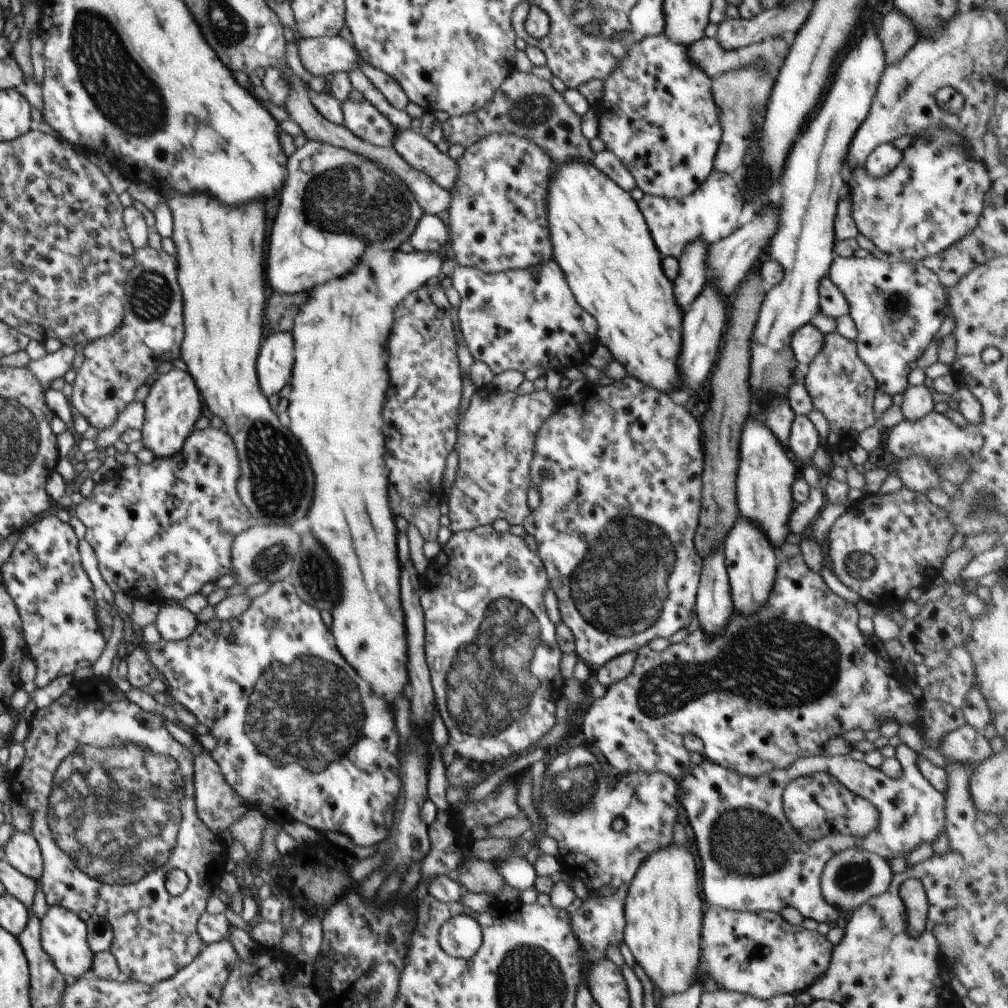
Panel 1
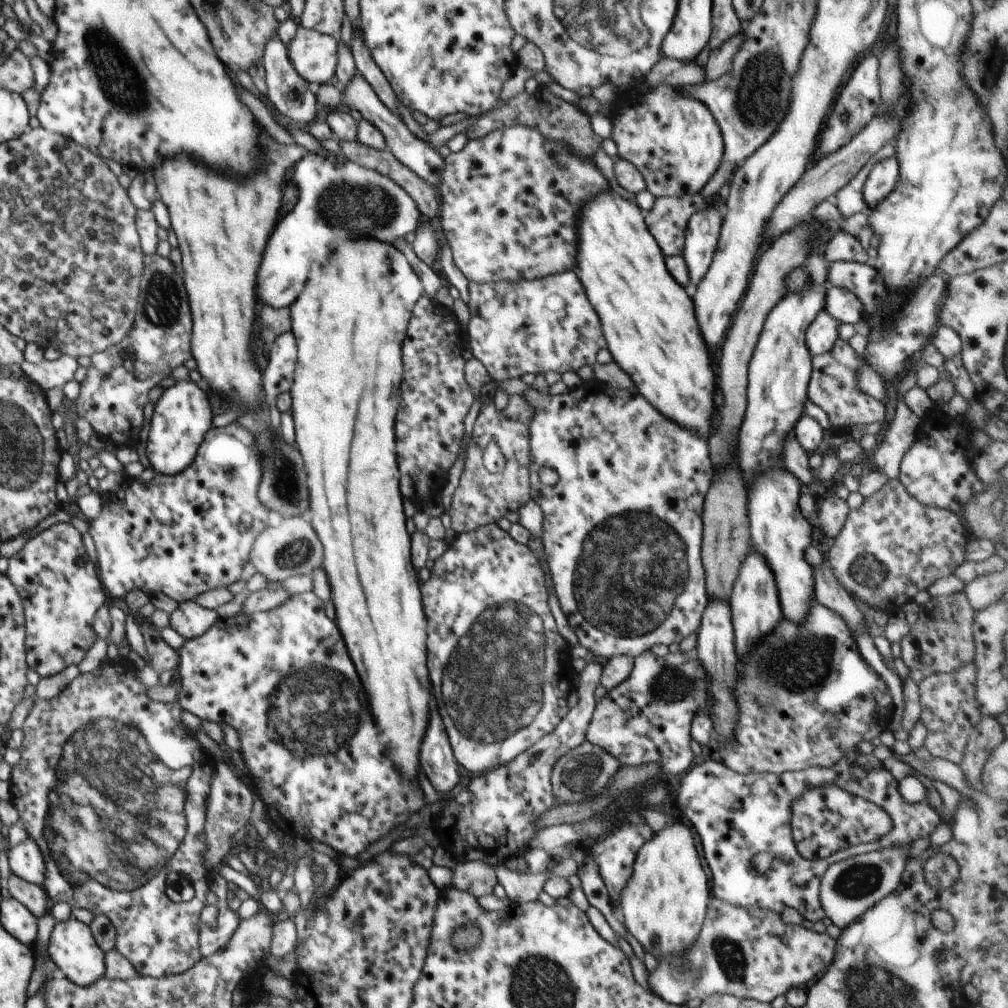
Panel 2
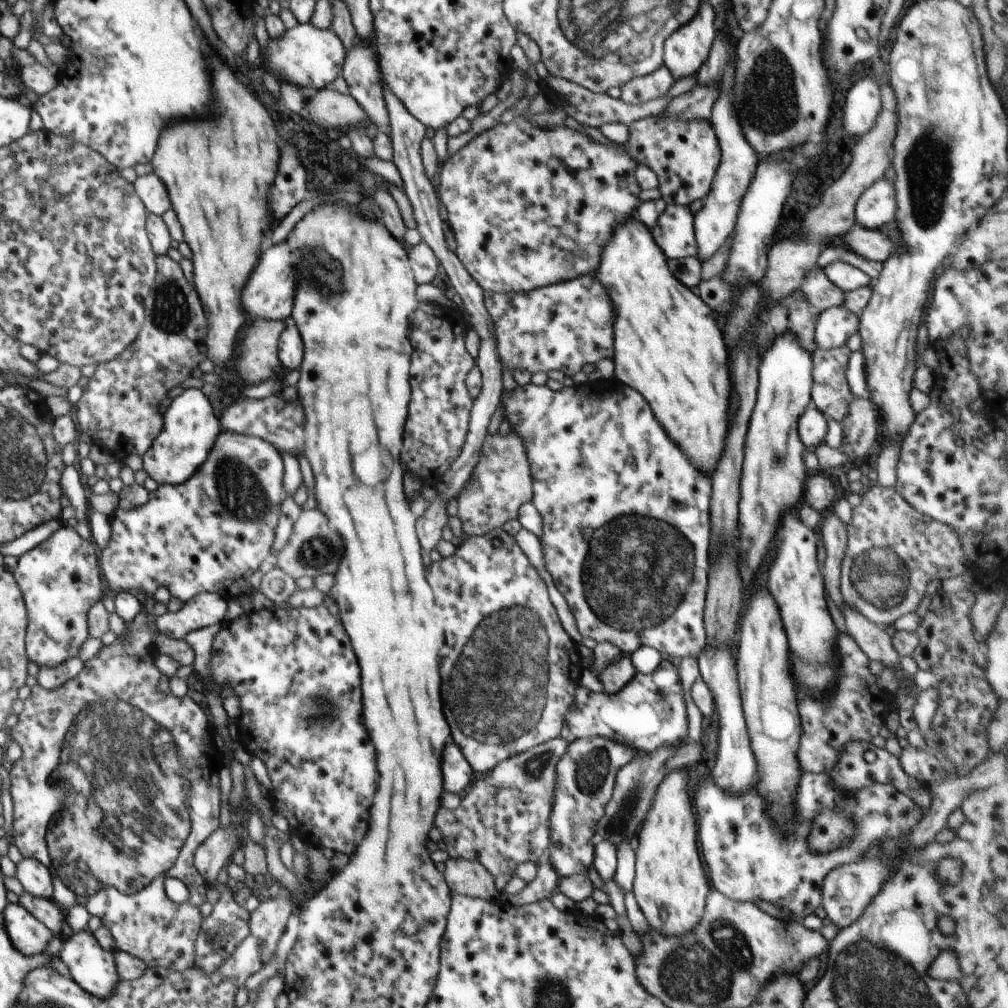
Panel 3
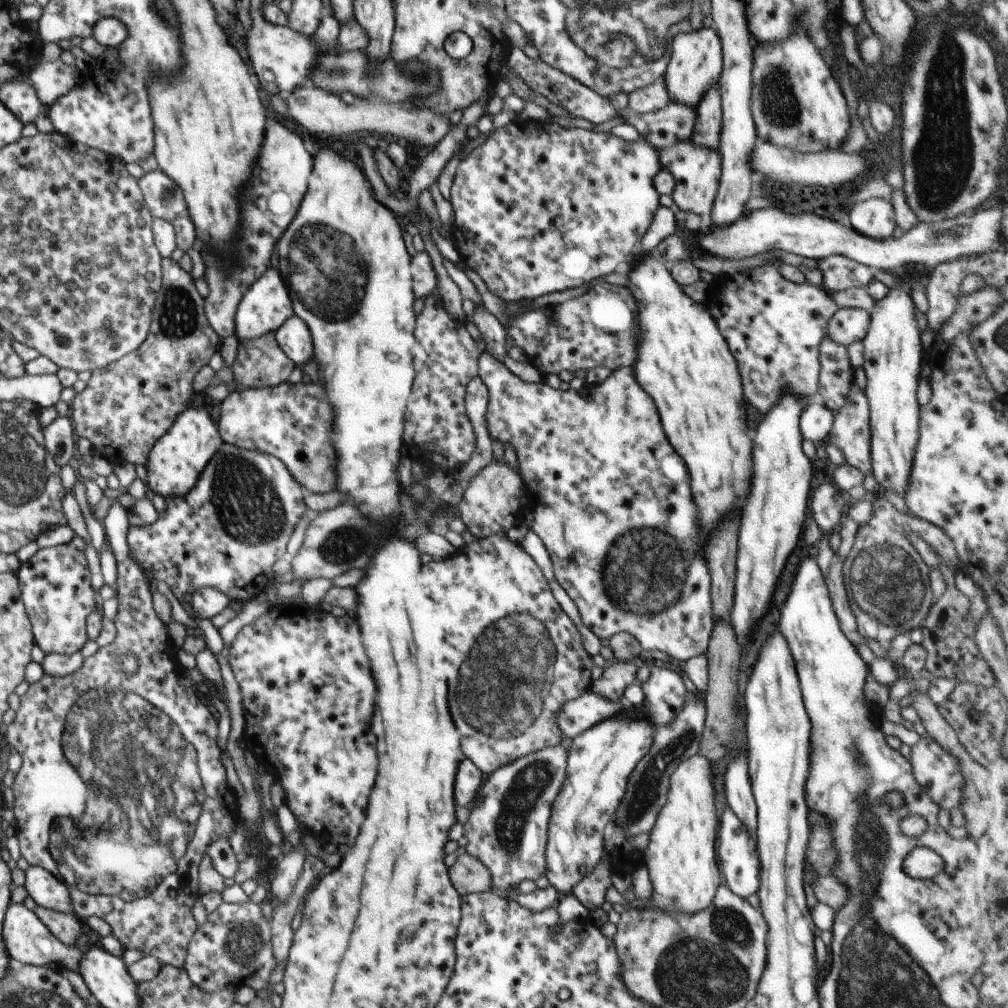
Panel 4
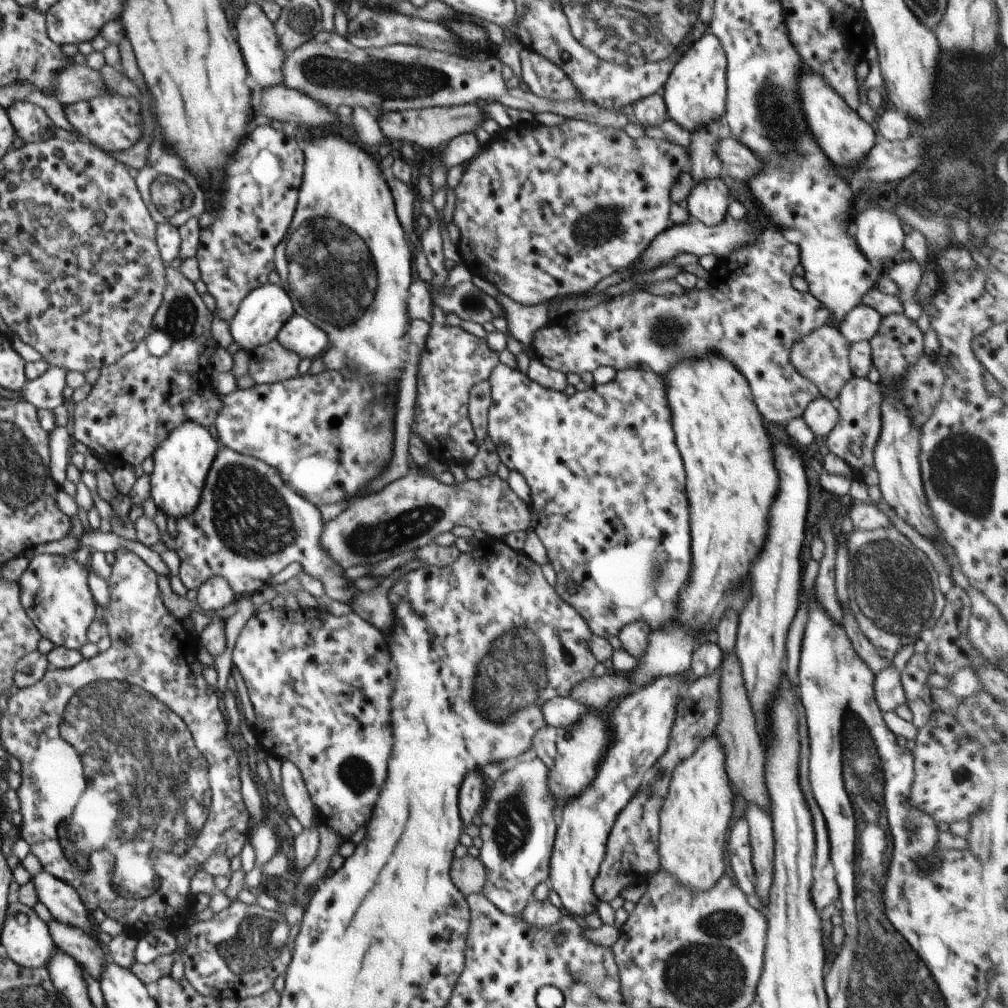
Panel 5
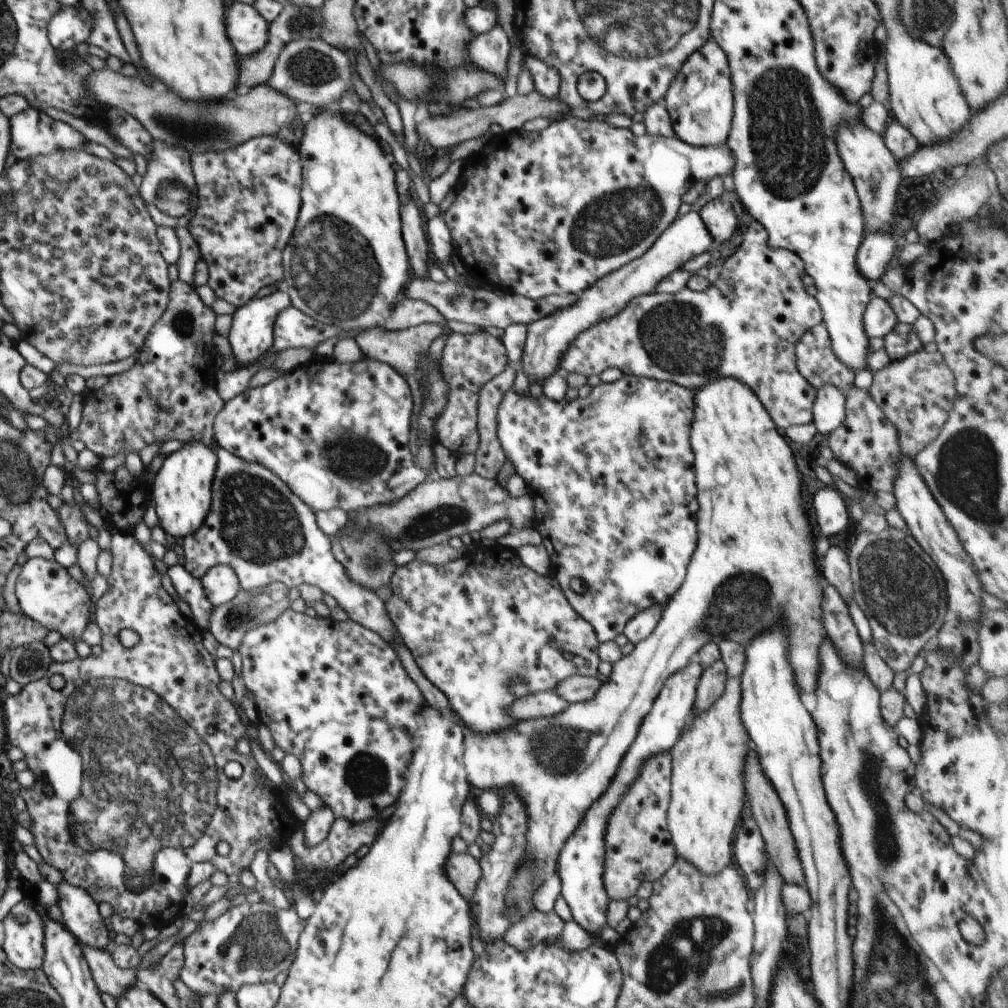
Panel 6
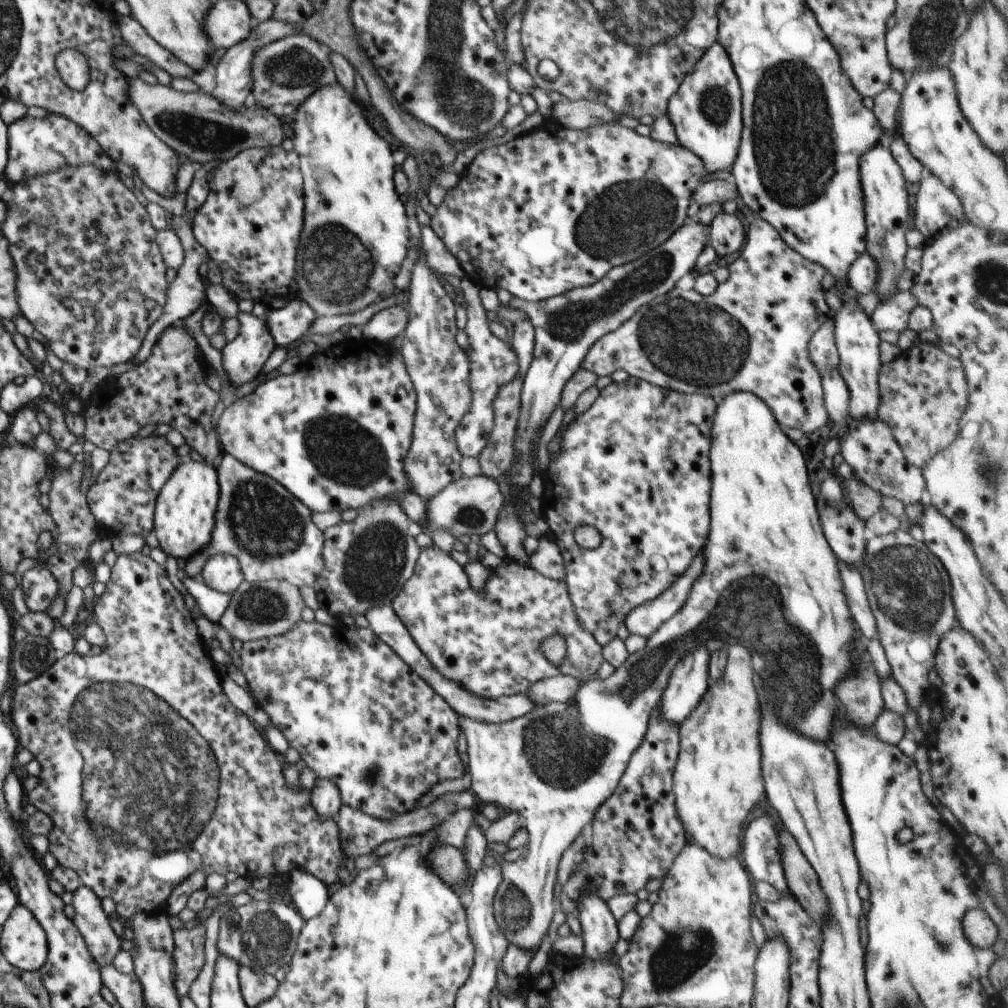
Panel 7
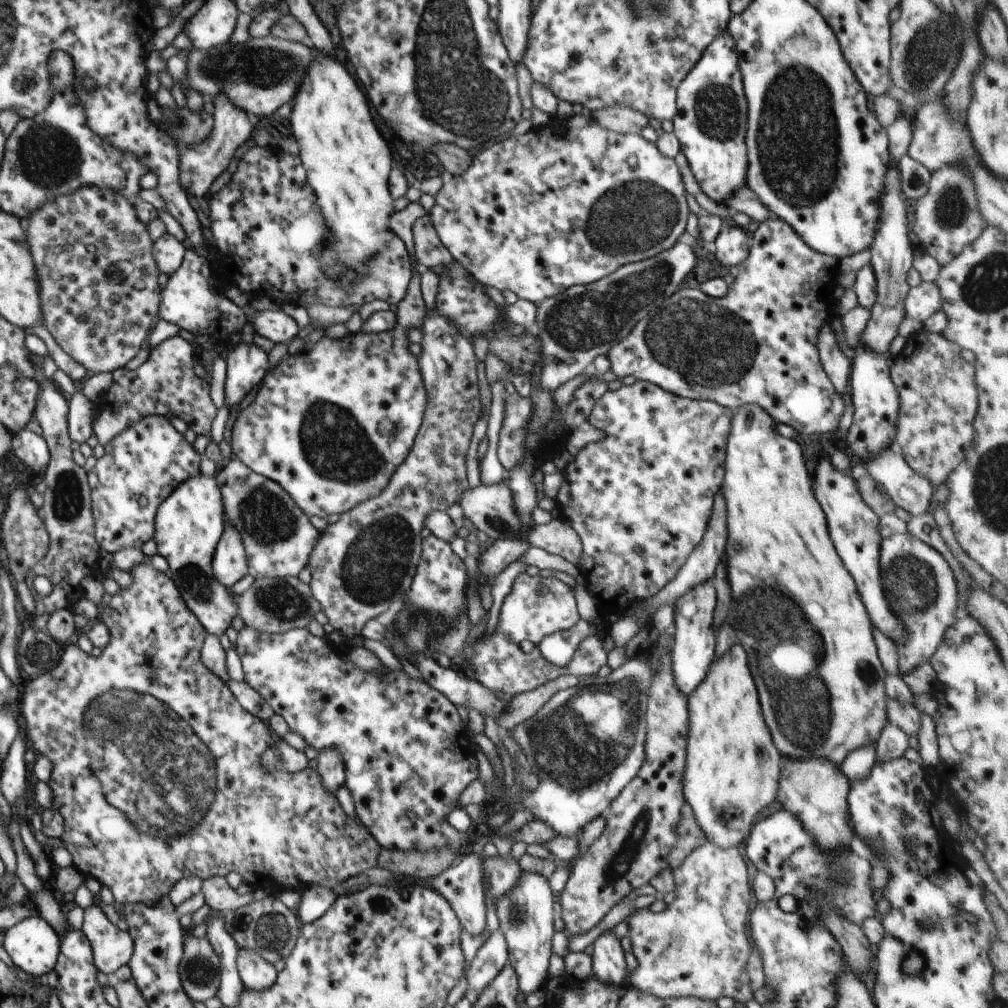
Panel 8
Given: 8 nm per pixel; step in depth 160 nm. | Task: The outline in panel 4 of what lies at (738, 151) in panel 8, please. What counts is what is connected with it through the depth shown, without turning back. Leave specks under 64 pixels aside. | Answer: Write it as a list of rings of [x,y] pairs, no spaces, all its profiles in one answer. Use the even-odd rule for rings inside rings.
[[[714,28],[698,29],[691,33],[677,34],[669,47],[671,59],[662,76],[672,103],[696,109],[710,87],[718,86],[723,69],[722,45]]]

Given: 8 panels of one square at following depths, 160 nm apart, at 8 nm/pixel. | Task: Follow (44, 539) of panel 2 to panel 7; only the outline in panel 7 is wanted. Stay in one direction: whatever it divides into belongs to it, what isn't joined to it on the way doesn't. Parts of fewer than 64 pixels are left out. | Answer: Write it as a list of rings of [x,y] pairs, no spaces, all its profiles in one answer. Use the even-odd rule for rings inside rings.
[[[34,566],[27,570],[22,586],[26,604],[32,612],[45,612],[59,593],[59,582],[48,567]]]

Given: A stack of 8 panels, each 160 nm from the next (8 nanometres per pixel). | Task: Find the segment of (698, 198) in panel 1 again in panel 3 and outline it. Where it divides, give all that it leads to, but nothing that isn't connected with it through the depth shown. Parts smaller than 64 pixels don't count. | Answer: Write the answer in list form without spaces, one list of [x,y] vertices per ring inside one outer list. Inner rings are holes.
[[[669,204],[659,216],[656,227],[650,229],[652,238],[667,259],[699,256],[693,215],[688,207]]]

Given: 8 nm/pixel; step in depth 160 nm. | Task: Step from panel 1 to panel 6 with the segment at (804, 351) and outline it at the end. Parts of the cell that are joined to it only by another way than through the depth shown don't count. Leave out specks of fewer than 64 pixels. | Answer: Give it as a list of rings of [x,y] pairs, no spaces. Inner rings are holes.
[[[872,295],[864,311],[865,333],[870,337],[885,337],[899,323],[892,305],[884,299]]]

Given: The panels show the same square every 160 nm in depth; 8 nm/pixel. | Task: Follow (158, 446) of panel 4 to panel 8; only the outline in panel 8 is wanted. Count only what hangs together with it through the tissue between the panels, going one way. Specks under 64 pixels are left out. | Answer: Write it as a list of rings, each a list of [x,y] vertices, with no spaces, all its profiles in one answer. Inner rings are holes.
[[[194,475],[187,481],[180,483],[160,504],[155,516],[155,535],[153,540],[157,544],[157,553],[161,554],[170,567],[170,578],[174,581],[180,596],[188,608],[196,615],[208,633],[222,636],[231,626],[232,620],[237,616],[240,596],[235,595],[225,584],[219,583],[212,568],[212,559],[218,541],[225,529],[225,510],[221,497],[220,487],[214,477]]]

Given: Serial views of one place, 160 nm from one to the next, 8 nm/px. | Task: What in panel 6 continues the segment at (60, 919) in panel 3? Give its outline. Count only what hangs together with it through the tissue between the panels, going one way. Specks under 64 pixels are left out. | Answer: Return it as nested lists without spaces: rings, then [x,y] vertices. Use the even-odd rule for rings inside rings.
[[[82,946],[83,955],[88,962],[94,982],[101,992],[107,992],[115,999],[124,996],[130,987],[136,986],[137,972],[142,966],[122,970],[106,950]]]

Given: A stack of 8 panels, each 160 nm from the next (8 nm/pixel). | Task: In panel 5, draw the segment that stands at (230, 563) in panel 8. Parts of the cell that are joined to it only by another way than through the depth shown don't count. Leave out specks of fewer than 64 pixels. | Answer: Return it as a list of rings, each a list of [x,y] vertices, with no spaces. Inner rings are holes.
[[[210,578],[197,591],[197,610],[208,615],[215,615],[218,609],[223,609],[235,601],[232,588],[222,578]]]

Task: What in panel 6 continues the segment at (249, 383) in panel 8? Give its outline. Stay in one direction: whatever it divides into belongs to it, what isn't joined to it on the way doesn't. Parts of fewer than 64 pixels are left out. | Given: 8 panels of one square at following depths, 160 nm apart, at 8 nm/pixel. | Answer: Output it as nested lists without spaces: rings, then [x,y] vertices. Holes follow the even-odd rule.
[[[286,288],[276,290],[262,299],[252,299],[244,306],[238,307],[233,314],[233,321],[228,333],[229,346],[237,360],[237,367],[248,366],[272,352],[273,328],[277,314],[291,305],[291,295],[286,294]]]

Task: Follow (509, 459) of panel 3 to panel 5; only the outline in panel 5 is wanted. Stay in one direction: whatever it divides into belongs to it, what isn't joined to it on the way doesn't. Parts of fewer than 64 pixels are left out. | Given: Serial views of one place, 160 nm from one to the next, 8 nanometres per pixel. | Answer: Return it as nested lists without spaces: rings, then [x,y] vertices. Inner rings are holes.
[[[408,473],[382,488],[381,491],[358,497],[336,518],[323,522],[320,546],[330,554],[332,562],[343,570],[356,566],[376,565],[402,552],[418,551],[429,546],[438,534],[451,532],[454,526],[466,526],[478,534],[503,539],[511,532],[527,531],[532,527],[536,505],[526,504],[510,489],[507,481],[497,474],[482,478],[466,479],[462,483],[444,484],[436,477]]]

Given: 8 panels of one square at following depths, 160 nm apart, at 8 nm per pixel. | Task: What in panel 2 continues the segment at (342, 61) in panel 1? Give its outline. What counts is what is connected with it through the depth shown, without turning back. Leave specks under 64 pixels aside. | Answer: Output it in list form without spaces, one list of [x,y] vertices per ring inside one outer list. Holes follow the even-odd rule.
[[[300,24],[297,26],[295,37],[287,44],[288,58],[292,66],[304,80],[315,85],[315,87],[330,82],[330,78],[336,74],[338,49],[337,37],[304,28]]]

